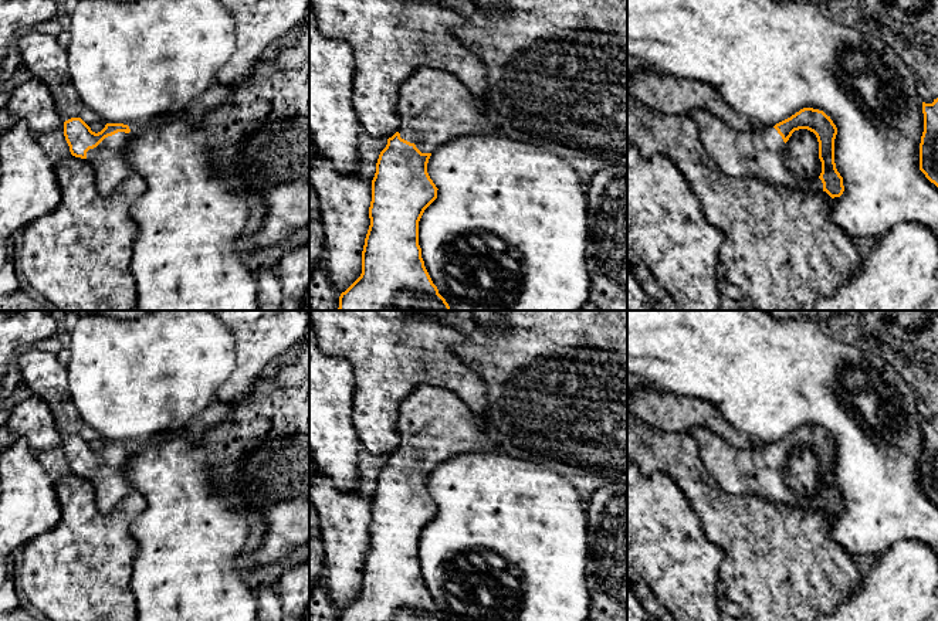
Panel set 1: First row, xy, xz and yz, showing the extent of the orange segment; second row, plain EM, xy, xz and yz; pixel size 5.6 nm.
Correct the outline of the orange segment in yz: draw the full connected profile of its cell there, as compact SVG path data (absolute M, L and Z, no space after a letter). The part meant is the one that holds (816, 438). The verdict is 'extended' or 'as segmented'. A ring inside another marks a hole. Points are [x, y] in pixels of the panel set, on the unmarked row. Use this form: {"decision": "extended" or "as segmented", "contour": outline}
{"decision": "extended", "contour": "M803 425L775 444L756 442L746 449L734 448L707 428L693 428L688 432L698 445L705 468L722 491L772 505L826 509L832 516L843 512L843 495L834 481L837 445L823 428ZM799 447L807 447L817 455L822 491L816 496L795 493L786 483L785 461Z"}

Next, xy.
{"decision": "extended", "contour": "M71 435L64 440L64 454L71 472L92 482L95 505L101 512L111 512L135 491L128 478L128 442L106 441L95 451L81 435Z"}

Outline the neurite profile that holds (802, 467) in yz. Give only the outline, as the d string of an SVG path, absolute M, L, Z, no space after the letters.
M799 447L785 461L785 479L795 493L816 496L822 491L819 459L813 449Z

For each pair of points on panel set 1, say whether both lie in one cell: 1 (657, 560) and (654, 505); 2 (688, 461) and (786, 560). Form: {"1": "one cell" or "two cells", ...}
{"1": "one cell", "2": "one cell"}

